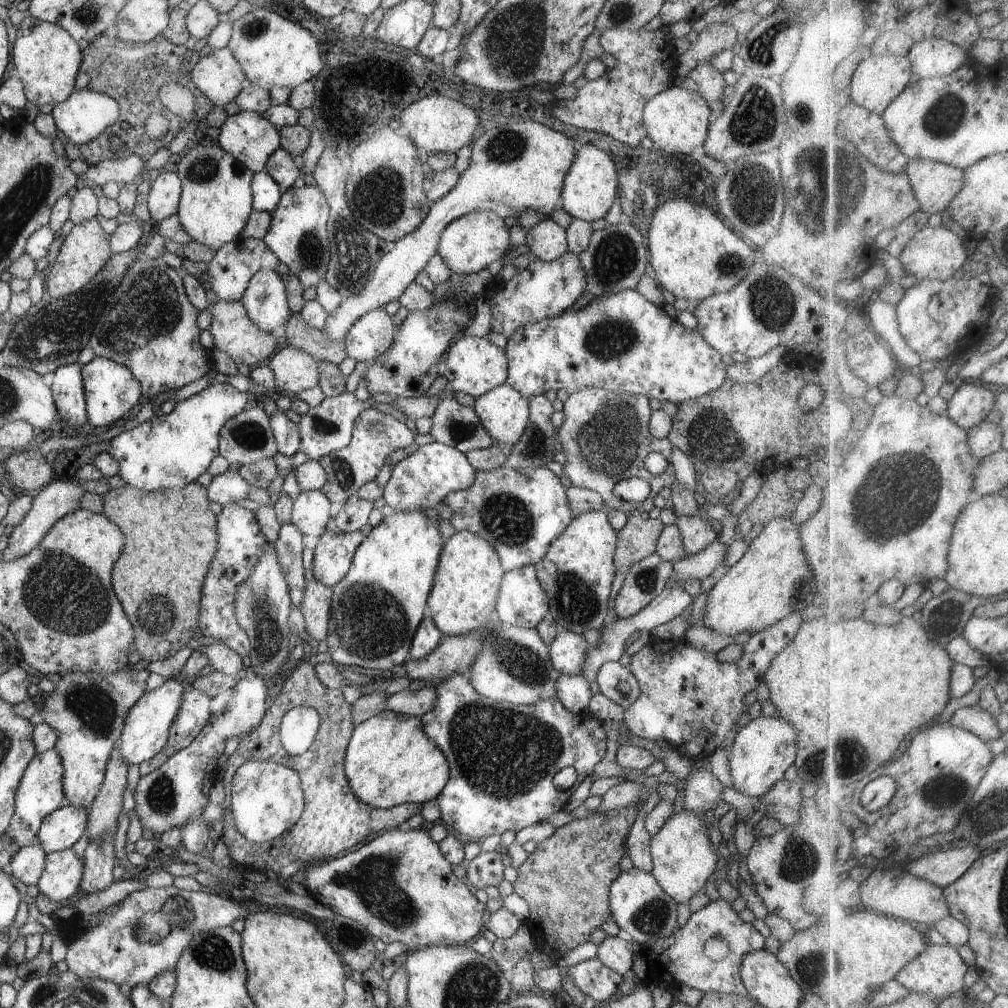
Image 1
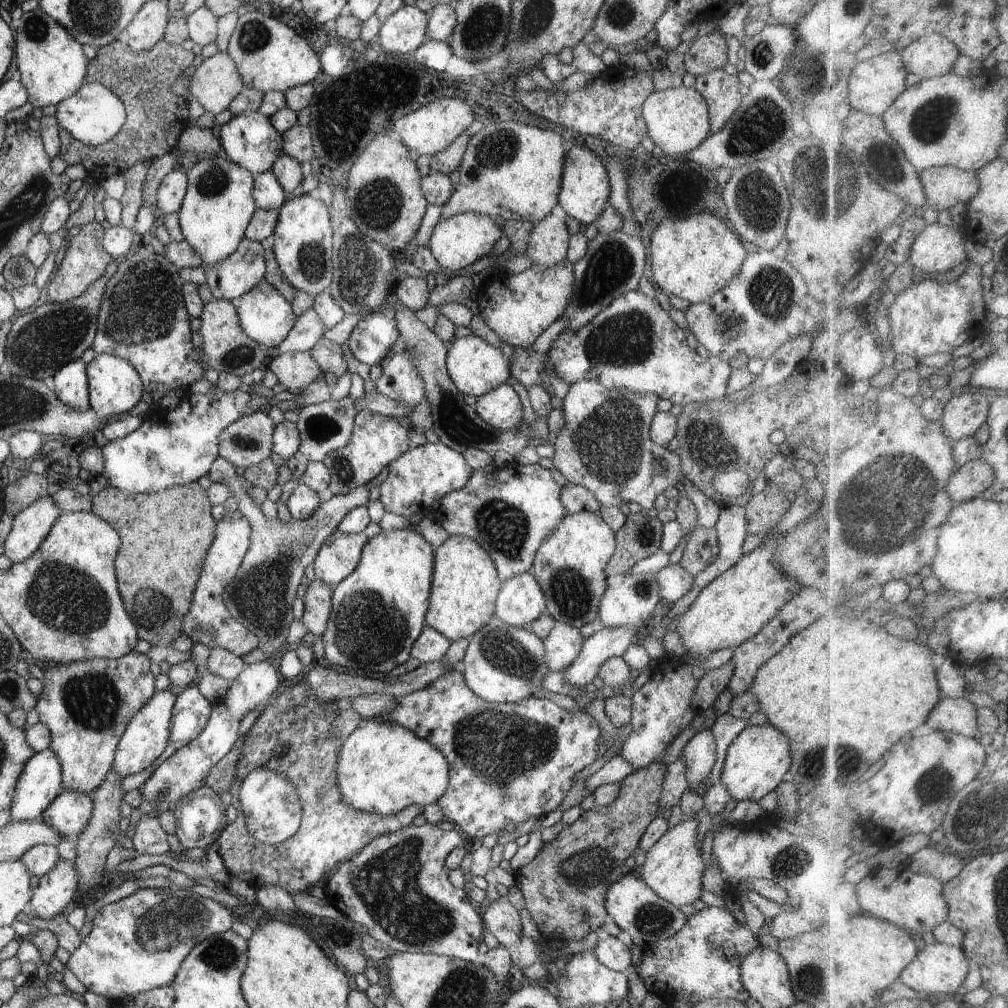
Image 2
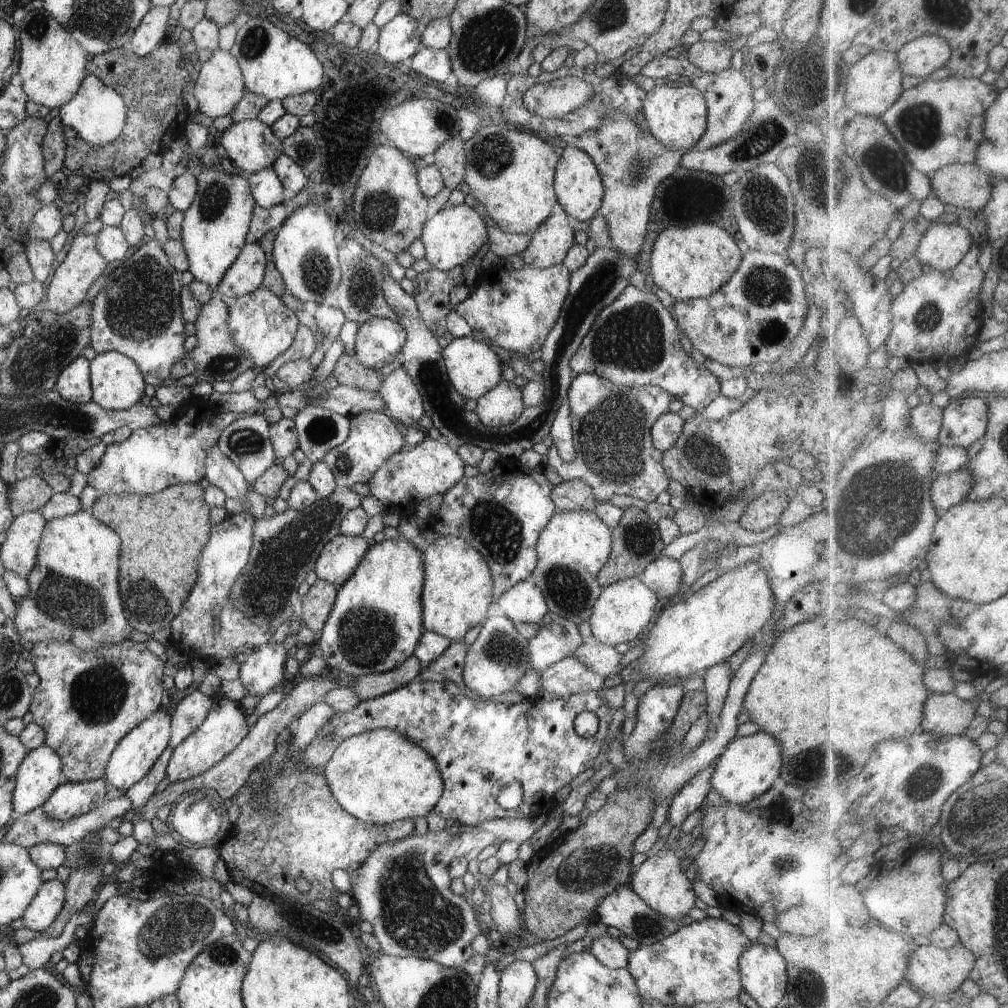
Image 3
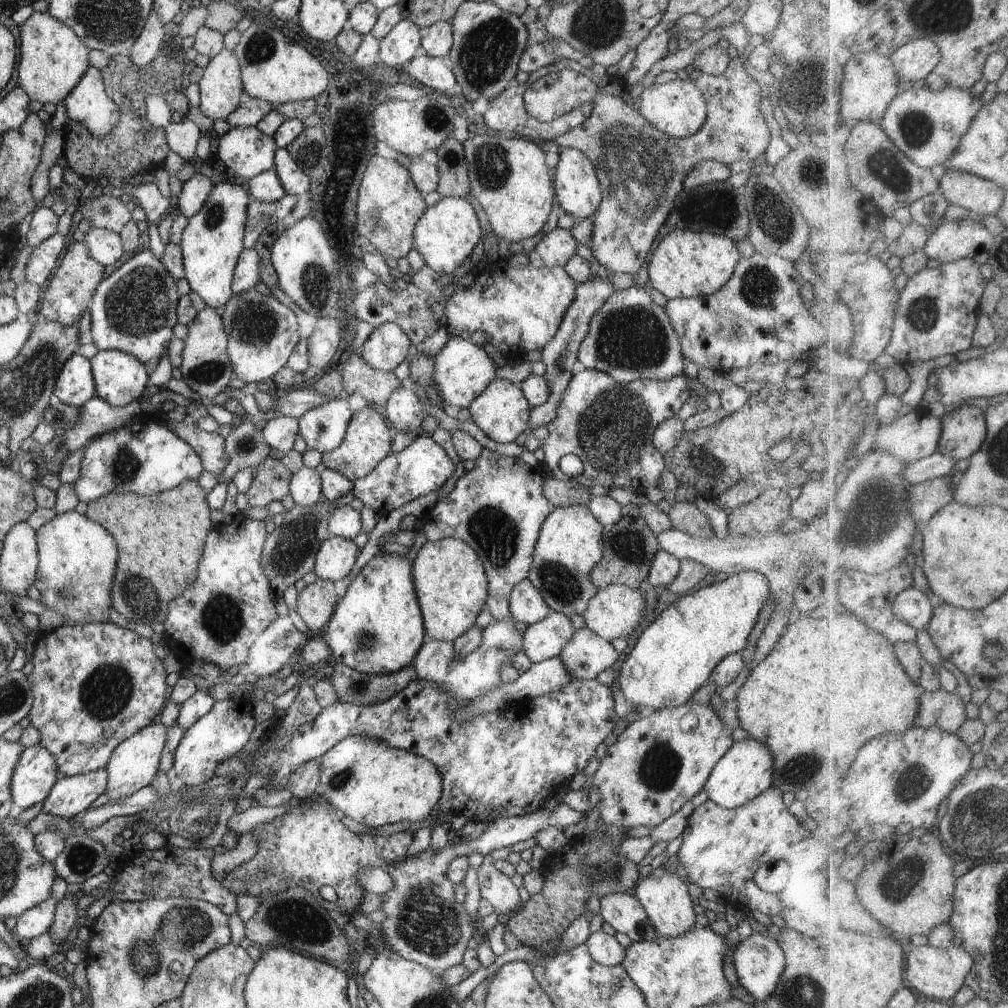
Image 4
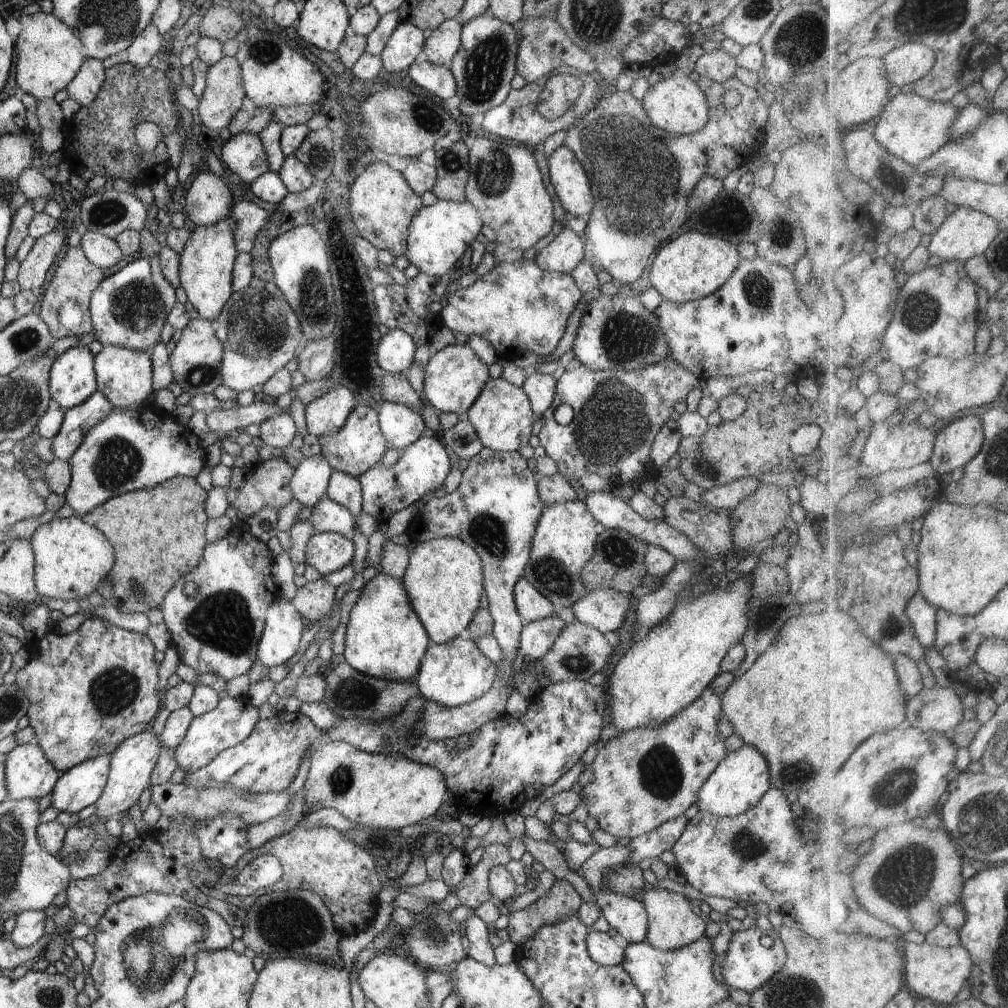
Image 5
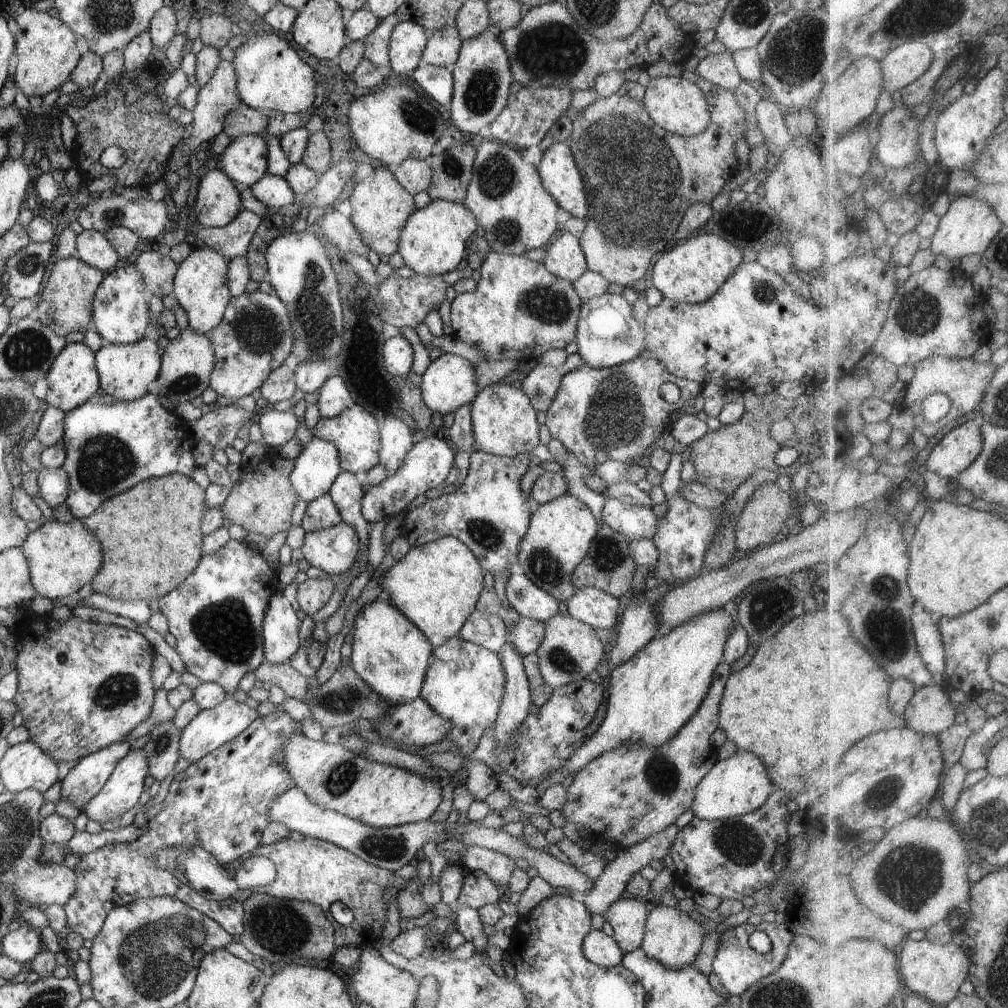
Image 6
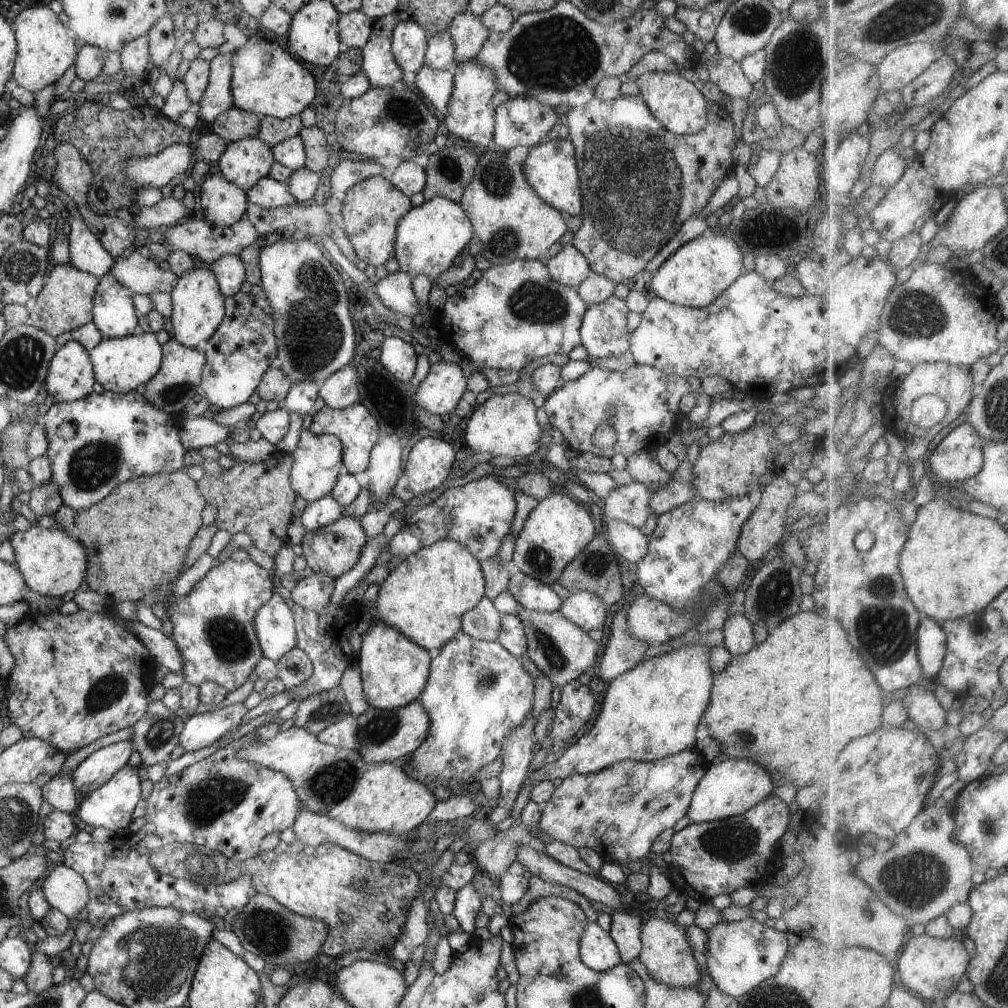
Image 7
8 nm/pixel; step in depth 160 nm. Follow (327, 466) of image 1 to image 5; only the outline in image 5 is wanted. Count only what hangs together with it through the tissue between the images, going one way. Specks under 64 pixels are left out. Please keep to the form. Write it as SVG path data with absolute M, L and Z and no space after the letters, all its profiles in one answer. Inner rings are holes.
M365 403L356 404L344 426L336 434L318 437L318 439L321 444L321 455L328 464L335 471L352 475L354 478L380 464L384 453L390 448L389 442L382 434L378 413Z

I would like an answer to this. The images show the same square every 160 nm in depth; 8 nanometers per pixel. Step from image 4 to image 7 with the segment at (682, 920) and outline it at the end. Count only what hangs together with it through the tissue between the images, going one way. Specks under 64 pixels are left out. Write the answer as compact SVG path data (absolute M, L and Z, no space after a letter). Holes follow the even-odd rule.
M656 916L651 917L646 924L641 927L641 952L639 954L639 962L648 970L648 974L654 978L655 982L662 982L670 988L696 986L700 983L700 969L698 963L693 956L693 949L686 939L685 926L678 925L677 922L662 920Z

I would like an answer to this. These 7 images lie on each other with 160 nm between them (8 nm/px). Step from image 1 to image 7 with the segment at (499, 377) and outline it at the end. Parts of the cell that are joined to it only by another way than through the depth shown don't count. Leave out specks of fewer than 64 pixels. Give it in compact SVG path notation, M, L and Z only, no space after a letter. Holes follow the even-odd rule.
M442 361L431 365L428 376L419 384L413 398L423 410L441 417L442 414L451 414L455 411L466 390L466 376L464 376L459 364Z

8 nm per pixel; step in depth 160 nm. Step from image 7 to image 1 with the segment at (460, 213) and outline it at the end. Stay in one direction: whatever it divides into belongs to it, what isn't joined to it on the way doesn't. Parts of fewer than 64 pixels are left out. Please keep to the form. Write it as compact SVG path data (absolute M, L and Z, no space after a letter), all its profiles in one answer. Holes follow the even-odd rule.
M474 211L452 221L442 231L437 253L442 257L451 272L472 274L480 272L489 264L513 254L510 243L510 229L504 219L490 211Z

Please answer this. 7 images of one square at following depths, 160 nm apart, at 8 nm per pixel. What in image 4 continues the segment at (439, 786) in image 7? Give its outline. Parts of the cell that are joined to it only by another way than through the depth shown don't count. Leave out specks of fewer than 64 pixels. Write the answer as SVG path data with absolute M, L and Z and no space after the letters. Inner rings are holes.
M512 617L492 620L482 630L483 639L478 648L463 658L456 656L453 641L427 638L413 660L417 678L437 682L460 700L474 701L488 694L501 682L502 666L512 664L512 658L523 648L523 635L514 624Z

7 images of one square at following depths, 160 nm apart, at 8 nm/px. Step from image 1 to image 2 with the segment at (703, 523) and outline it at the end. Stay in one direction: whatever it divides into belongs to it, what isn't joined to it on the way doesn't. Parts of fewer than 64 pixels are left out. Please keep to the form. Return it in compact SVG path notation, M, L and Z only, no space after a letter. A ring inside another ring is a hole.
M694 527L679 562L693 577L702 572L716 558L719 551L715 528Z

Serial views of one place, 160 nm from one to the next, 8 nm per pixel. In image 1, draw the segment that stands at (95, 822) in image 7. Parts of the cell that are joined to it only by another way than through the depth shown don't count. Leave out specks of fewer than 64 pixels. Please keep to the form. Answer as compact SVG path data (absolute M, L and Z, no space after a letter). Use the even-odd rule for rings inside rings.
M165 679L162 686L146 691L125 716L123 729L118 742L118 747L125 761L130 764L140 764L158 754L169 737L172 723L178 716L179 708L184 694L184 686L174 679Z

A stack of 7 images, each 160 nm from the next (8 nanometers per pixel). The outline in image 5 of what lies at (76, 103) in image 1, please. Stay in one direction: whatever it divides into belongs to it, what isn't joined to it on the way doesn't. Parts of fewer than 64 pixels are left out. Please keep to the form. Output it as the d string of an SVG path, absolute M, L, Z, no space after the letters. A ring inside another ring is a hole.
M86 58L78 74L68 83L66 92L82 107L89 107L96 99L105 81L102 60Z

